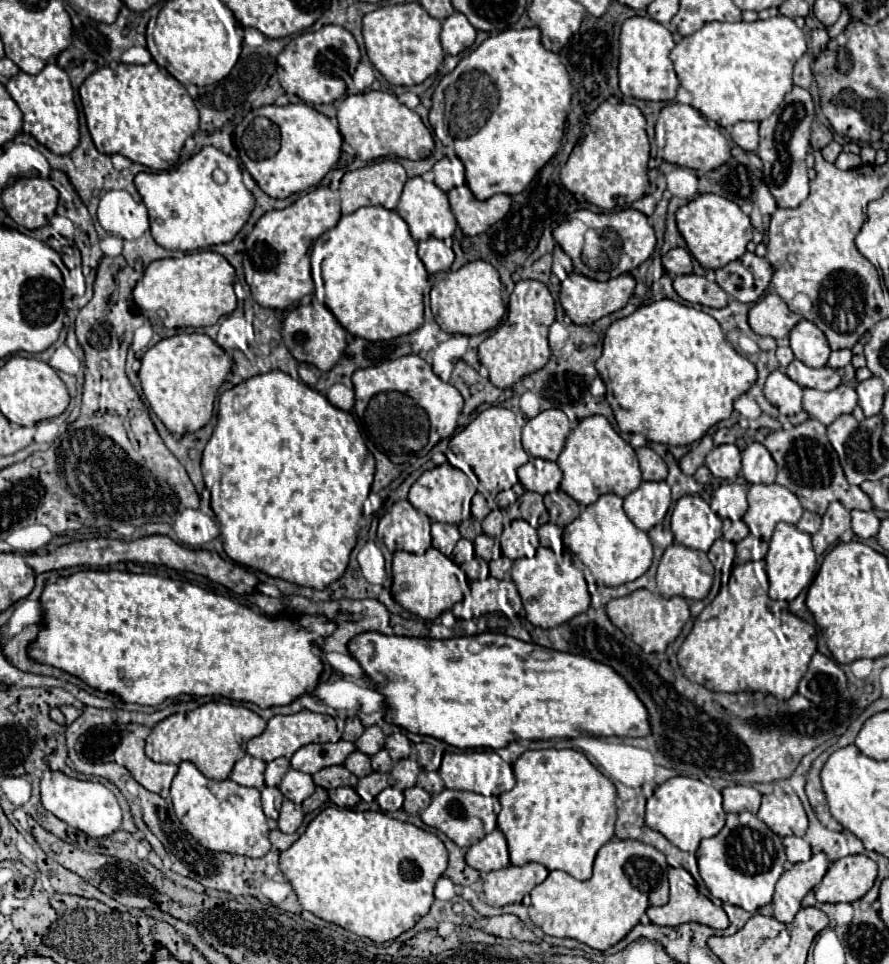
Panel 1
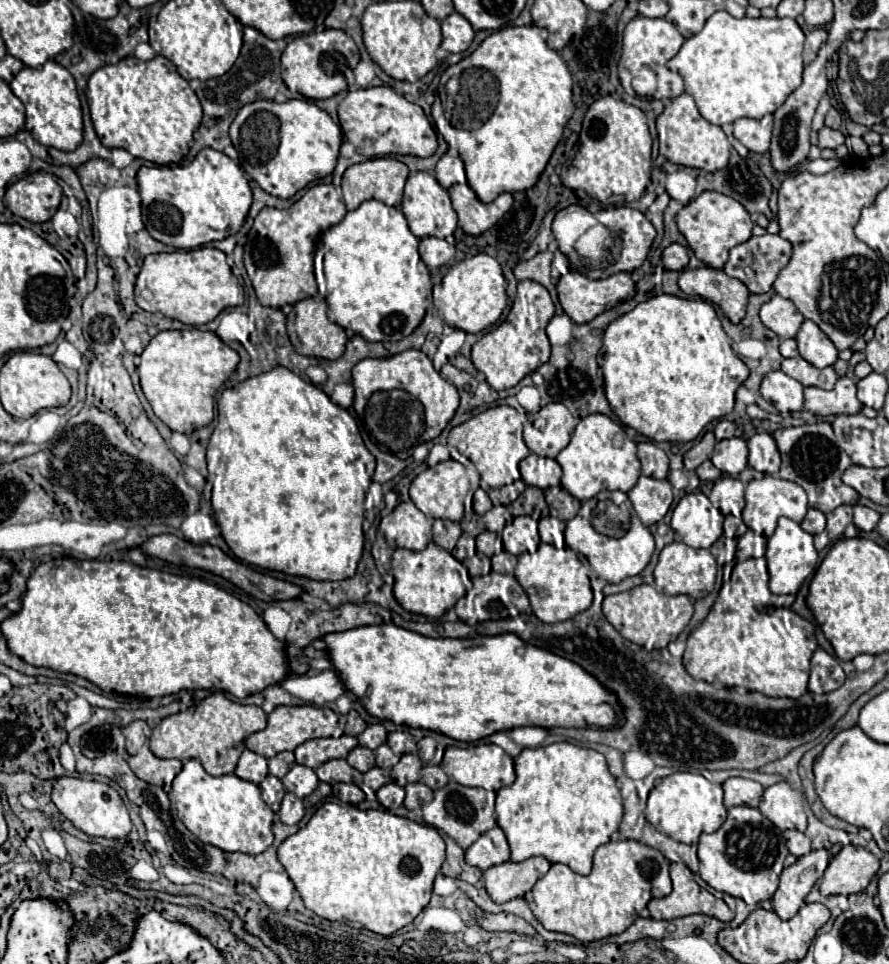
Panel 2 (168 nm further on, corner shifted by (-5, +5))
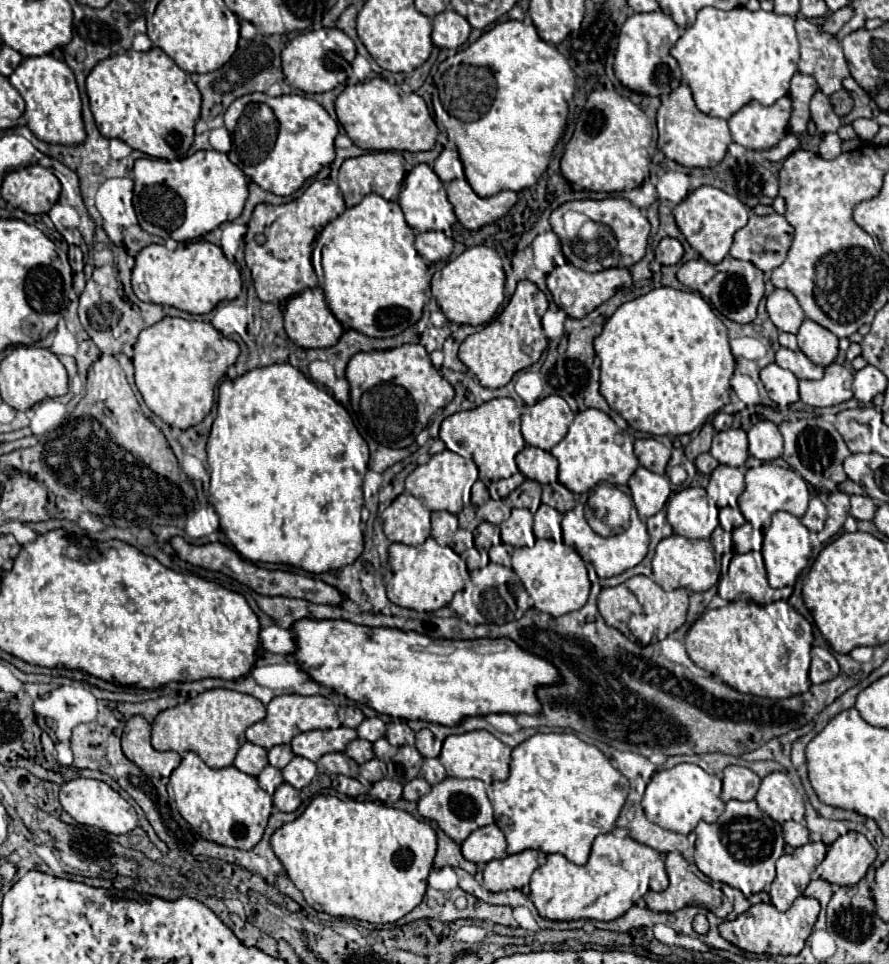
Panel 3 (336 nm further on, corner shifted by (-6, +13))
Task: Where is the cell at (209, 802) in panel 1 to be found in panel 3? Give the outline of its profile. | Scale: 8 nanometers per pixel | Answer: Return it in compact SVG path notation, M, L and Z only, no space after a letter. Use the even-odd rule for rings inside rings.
M187 753L181 759L179 769L171 773L167 792L169 797L175 799L181 817L203 839L245 851L259 843L273 807L271 795L257 785L255 777L241 773L235 767L211 769L201 761L197 753Z

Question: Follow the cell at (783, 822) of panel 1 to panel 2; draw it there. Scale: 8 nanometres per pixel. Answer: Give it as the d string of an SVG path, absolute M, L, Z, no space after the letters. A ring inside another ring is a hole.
M780 781L764 791L760 807L764 817L768 817L780 831L786 829L806 829L806 813L802 805L800 791L792 789L786 781Z

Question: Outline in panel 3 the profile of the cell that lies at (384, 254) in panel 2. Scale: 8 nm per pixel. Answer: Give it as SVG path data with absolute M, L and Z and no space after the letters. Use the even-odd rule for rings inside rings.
M371 193L359 205L345 209L335 221L331 221L319 235L323 243L323 293L329 309L345 329L355 329L367 337L395 337L407 327L413 327L430 299L431 275L427 261L415 251L413 229L405 223L403 211L397 203L385 201Z

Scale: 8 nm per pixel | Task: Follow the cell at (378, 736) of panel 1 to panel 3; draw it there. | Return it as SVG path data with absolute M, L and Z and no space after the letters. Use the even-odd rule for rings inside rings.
M371 717L371 719L365 719L359 727L357 727L357 735L361 739L367 739L367 741L377 741L379 737L385 737L385 723L379 719L379 717Z

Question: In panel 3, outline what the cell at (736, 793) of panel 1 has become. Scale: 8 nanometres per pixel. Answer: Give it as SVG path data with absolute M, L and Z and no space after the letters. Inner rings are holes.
M729 765L723 771L723 789L721 799L739 799L739 801L751 801L761 785L761 779L747 767Z

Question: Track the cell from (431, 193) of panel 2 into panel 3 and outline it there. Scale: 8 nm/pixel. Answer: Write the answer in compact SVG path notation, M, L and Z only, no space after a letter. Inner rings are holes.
M425 163L415 165L407 173L407 177L403 181L403 187L401 187L401 193L399 193L399 205L405 211L405 221L409 223L409 227L413 227L417 231L427 231L427 229L431 229L431 231L447 231L457 221L453 205L447 199L443 183L435 175L435 171Z

